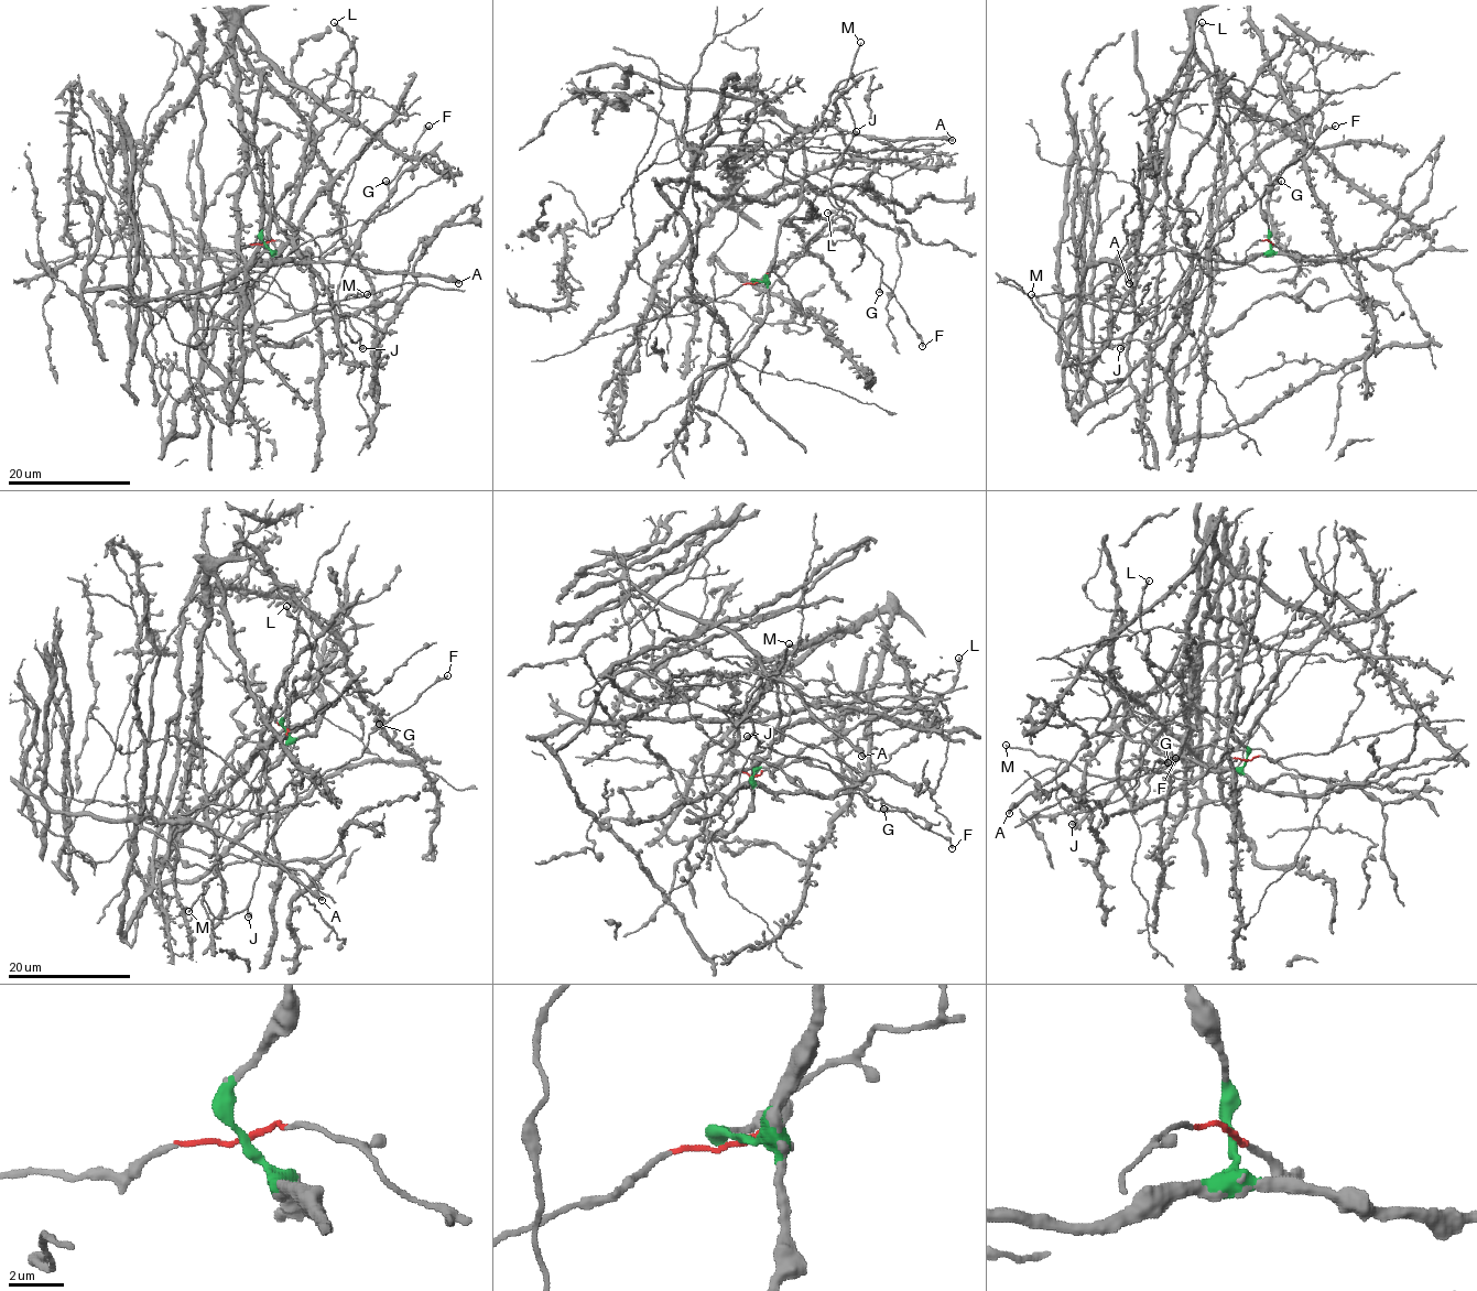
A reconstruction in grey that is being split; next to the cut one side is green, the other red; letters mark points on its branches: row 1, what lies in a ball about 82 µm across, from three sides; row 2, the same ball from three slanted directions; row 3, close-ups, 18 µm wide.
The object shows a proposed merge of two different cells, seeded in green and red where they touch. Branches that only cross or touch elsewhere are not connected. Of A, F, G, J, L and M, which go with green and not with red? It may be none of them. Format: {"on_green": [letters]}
{"on_green": ["A", "L"]}

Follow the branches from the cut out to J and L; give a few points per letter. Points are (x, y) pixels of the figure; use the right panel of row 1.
J: (1271, 243), (1256, 240), (1242, 260), (1226, 262), (1211, 247), (1203, 251), (1164, 307), (1129, 333), (1120, 349)
L: (1270, 243), (1258, 196), (1239, 170), (1226, 122), (1218, 115), (1219, 71), (1214, 64), (1203, 23)

